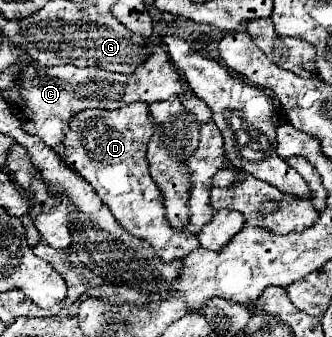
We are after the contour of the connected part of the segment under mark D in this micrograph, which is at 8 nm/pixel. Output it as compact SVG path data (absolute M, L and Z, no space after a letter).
M143 102L127 104L115 112L87 108L73 114L69 132L61 142L61 156L75 172L87 178L97 196L111 208L113 216L117 222L121 222L121 226L125 226L127 232L151 242L157 256L163 262L169 262L199 248L199 240L189 232L173 232L173 228L167 224L163 196L149 176L149 164L145 158L151 134L151 114Z

